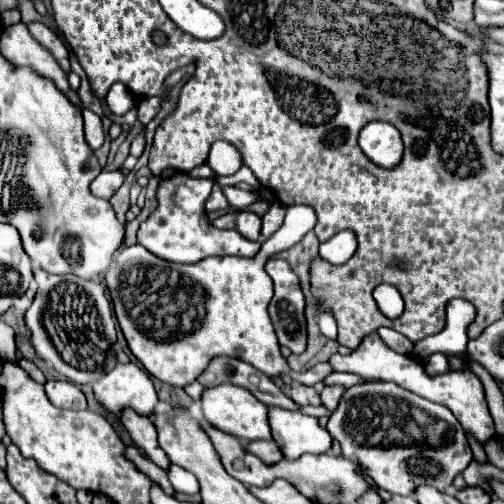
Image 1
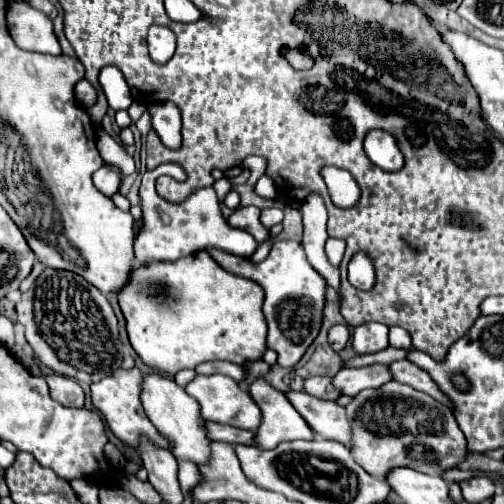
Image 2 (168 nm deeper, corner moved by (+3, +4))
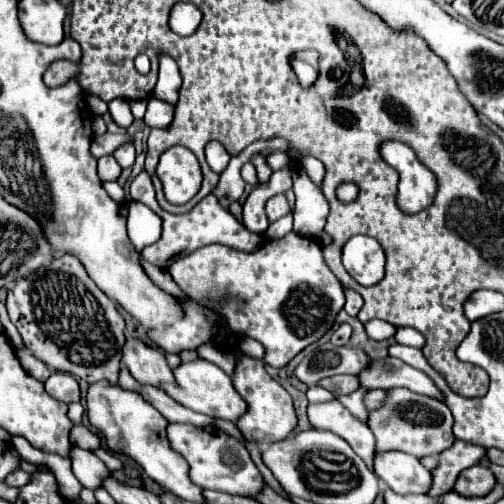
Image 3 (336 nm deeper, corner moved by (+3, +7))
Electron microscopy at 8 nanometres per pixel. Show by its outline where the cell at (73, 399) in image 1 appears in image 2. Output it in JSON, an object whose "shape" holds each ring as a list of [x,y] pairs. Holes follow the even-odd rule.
{"shape":[[[48,374],[46,382],[50,386],[52,400],[70,406],[70,408],[82,408],[84,406],[84,390],[78,386],[76,380],[62,376],[62,374]]]}

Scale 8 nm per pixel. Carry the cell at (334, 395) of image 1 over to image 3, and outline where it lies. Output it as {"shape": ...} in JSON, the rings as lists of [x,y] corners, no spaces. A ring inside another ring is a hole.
{"shape":[[[394,357],[372,361],[372,365],[368,369],[364,369],[358,377],[360,377],[360,383],[368,389],[406,387],[414,393],[422,393],[422,395],[444,401],[444,395],[440,393],[440,389],[434,385],[434,381],[426,373],[422,373]]]}

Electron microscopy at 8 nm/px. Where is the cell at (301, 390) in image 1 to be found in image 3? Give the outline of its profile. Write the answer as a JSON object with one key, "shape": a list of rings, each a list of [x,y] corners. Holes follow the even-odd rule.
{"shape":[[[334,375],[334,377],[320,381],[318,385],[332,391],[336,397],[340,397],[340,395],[348,395],[348,393],[356,391],[360,387],[360,379],[356,375]]]}

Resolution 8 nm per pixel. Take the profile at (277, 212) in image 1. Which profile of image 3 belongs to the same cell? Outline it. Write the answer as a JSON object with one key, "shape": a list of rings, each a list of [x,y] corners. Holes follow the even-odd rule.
{"shape":[[[282,193],[282,195],[274,195],[274,197],[268,199],[268,203],[266,203],[266,215],[268,215],[270,223],[276,221],[276,219],[280,219],[280,217],[286,215],[288,211],[290,211],[290,205],[288,205],[288,199],[286,199],[284,193]]]}

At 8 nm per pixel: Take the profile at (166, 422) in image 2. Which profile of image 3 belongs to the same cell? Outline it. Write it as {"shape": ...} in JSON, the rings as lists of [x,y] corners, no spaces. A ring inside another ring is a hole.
{"shape":[[[134,337],[126,339],[122,363],[140,383],[148,383],[156,387],[160,387],[162,383],[174,383],[174,375],[164,359],[164,353],[158,351],[156,347],[146,345],[142,339],[134,339]]]}

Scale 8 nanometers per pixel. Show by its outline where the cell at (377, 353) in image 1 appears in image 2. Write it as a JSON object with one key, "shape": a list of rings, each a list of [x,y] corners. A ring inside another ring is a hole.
{"shape":[[[368,322],[354,328],[352,348],[356,354],[374,354],[388,348],[386,326],[380,322]]]}

